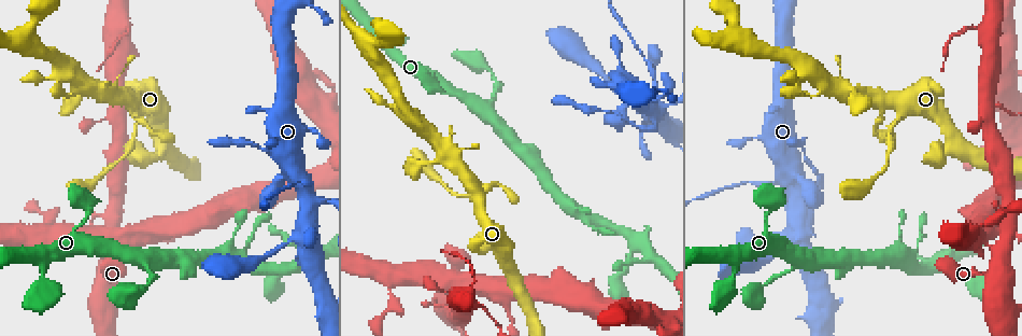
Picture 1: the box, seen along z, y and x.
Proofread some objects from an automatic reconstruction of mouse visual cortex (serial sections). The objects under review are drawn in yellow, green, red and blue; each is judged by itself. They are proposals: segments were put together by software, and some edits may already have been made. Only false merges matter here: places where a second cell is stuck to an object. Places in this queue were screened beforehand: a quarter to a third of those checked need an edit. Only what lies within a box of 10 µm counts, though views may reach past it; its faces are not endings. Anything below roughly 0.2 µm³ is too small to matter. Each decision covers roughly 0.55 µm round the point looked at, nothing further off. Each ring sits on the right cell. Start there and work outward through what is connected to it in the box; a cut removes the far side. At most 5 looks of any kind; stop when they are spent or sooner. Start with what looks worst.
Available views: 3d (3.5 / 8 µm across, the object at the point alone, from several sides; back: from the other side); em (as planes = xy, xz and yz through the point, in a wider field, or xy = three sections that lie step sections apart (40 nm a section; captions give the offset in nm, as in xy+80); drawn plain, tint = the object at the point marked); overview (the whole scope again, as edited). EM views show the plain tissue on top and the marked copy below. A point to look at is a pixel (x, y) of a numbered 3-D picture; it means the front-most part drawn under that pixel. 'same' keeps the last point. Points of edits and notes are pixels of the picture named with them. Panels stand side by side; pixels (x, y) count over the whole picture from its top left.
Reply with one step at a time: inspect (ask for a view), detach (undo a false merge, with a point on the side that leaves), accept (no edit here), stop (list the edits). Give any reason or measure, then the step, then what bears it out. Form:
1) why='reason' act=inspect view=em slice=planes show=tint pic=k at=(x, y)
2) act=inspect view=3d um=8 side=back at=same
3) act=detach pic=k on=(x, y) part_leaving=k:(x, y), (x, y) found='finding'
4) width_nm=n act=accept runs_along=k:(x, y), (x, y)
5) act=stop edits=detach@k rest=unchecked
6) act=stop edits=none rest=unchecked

act=inspect view=3d um=3.5 pic=1 at=(788, 184)

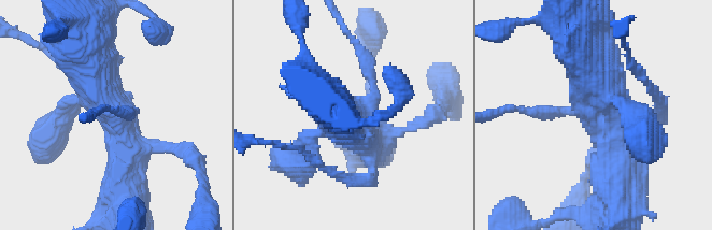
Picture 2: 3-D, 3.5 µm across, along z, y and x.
act=inspect view=em slice=xy step=3 show=tint pic=2 at=(591, 110)

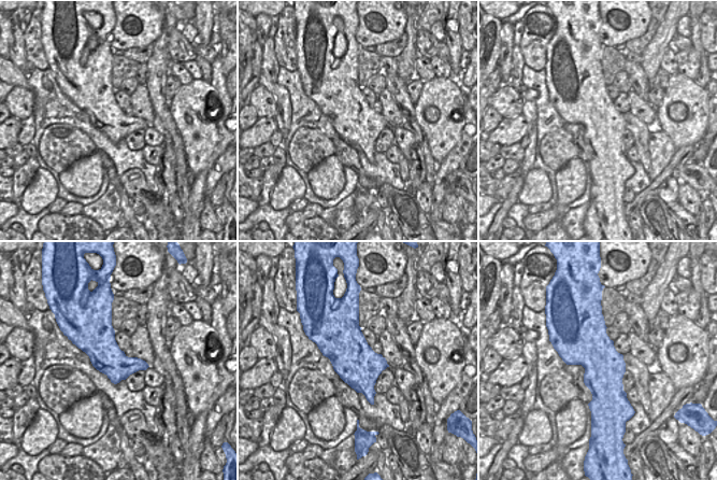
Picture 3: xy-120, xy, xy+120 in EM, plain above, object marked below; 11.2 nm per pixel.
act=accept runs_along=2:(68, 39), (114, 108), (127, 157) found='continuous, no second cell'

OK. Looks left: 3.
act=inspect view=3d um=8 pic=1 at=(898, 120)

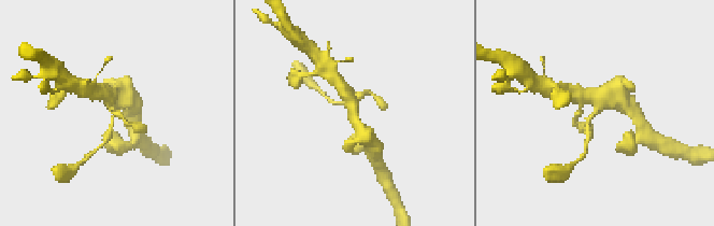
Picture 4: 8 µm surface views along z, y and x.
act=inspect view=3d um=3.5 at=same

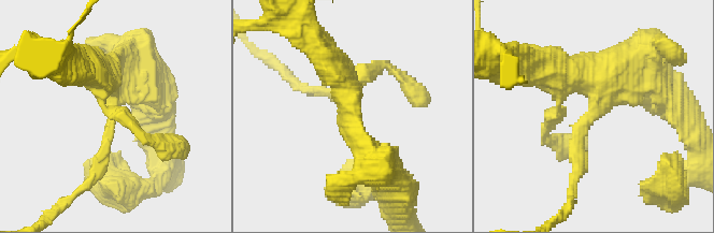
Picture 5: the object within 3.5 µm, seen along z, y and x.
act=accept runs_along=5:(630, 68), (600, 77), (579, 173) found='continuous, no second cell'

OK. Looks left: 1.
act=stop edits=none rest=unchecked

